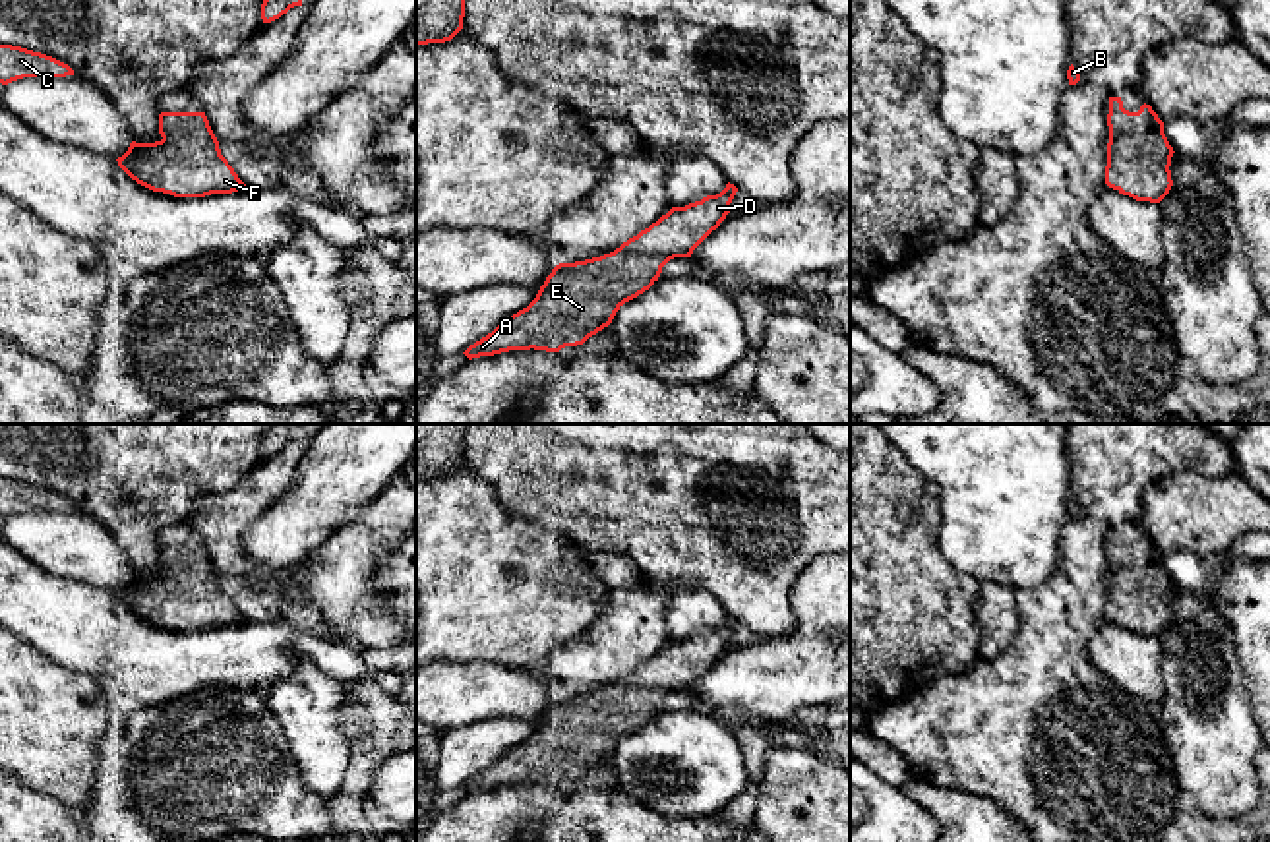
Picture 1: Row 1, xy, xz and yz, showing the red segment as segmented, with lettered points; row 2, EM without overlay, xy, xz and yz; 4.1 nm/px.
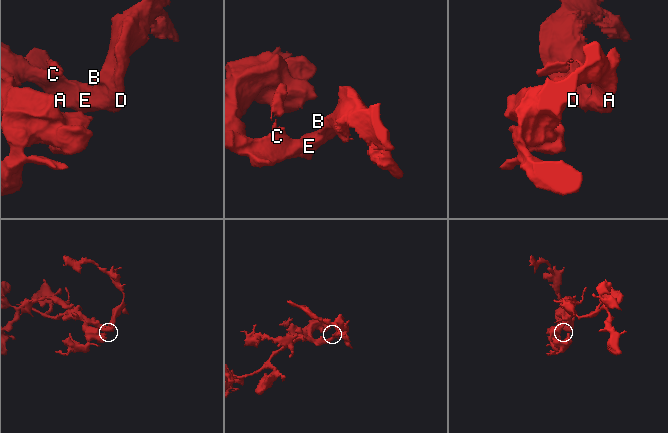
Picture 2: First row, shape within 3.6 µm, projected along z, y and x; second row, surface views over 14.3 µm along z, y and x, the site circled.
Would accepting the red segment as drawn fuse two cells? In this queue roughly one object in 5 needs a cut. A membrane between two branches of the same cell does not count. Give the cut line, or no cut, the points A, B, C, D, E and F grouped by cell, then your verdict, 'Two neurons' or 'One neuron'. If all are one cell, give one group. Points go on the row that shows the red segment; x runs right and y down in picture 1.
No split. Groups: A B C D E F. One neuron

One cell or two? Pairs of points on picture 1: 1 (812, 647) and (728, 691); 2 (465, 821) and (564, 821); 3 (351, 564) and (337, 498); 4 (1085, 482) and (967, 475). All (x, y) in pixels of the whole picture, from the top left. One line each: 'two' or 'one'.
1: one
2: two
3: two
4: two

